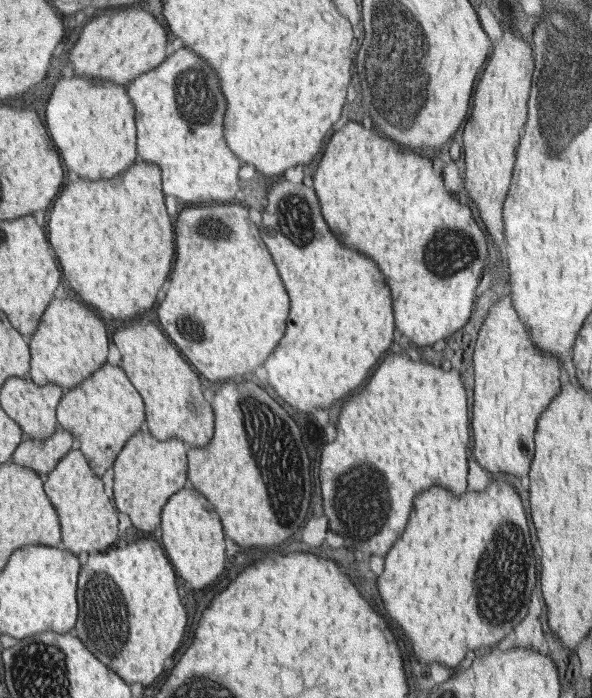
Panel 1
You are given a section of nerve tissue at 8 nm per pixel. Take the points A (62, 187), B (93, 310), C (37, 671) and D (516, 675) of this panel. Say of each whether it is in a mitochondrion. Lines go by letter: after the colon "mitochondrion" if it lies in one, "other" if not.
A: other
B: other
C: mitochondrion
D: other

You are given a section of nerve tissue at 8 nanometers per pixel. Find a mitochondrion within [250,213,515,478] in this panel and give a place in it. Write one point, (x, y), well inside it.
(449, 249)

